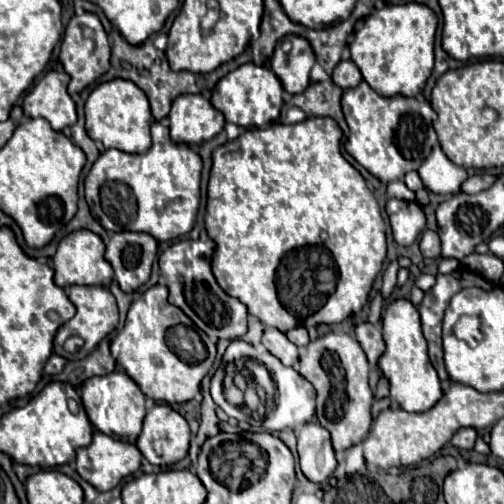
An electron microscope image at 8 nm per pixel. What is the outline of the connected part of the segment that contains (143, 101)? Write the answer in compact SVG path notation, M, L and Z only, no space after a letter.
M114 78L98 84L86 100L86 130L92 140L100 140L104 148L118 148L128 154L142 154L150 148L150 104L148 96L132 82Z

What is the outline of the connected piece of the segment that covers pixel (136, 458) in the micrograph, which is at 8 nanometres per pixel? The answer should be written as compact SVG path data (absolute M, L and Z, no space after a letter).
M94 432L92 444L78 452L76 470L98 490L110 490L118 482L140 468L142 452L128 442Z

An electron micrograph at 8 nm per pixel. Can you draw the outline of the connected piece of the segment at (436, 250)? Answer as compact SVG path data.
M426 230L420 238L420 252L426 258L438 258L440 256L440 238L434 230Z

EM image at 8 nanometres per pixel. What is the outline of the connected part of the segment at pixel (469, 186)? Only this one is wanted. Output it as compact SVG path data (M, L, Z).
M488 172L474 174L474 176L470 176L470 178L464 182L462 192L468 192L468 194L478 194L480 190L490 188L496 180L498 180L498 176L492 176L492 174L488 174Z

